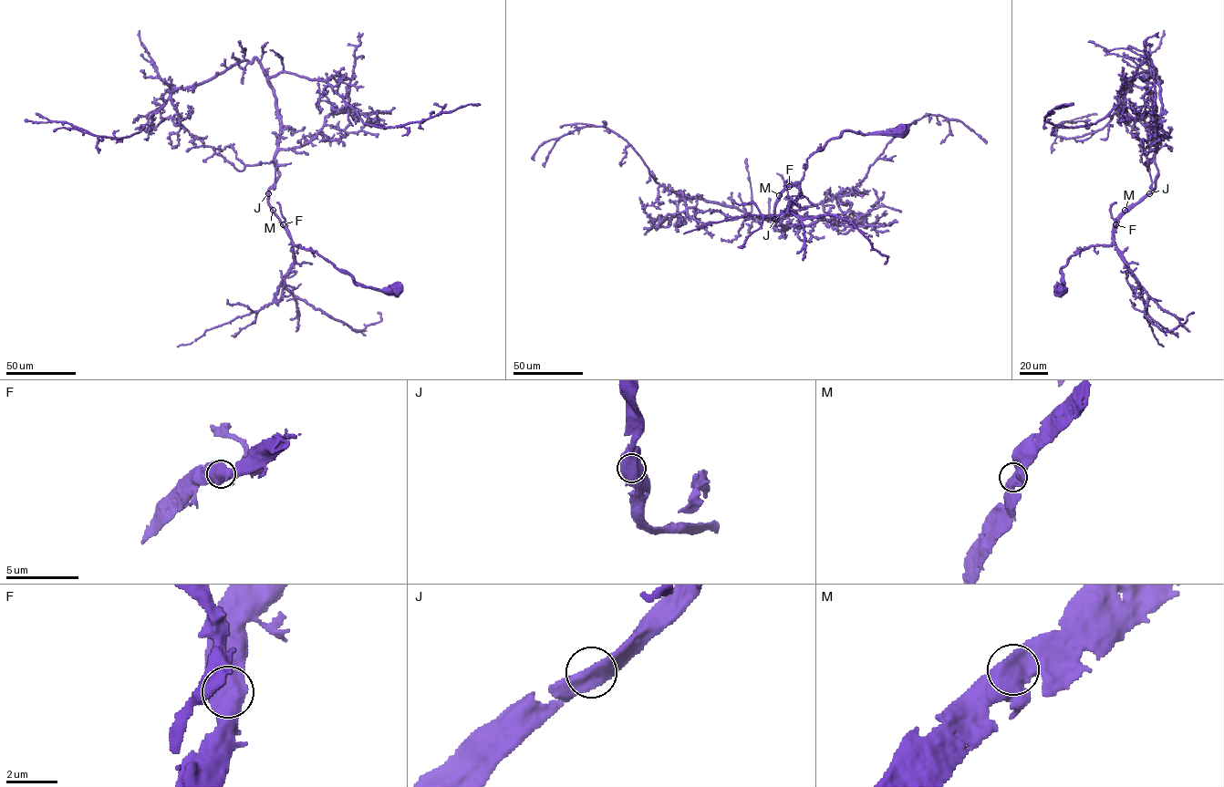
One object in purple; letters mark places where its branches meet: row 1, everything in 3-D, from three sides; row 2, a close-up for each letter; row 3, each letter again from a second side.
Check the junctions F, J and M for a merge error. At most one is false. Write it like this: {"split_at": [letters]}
{"split_at": []}

